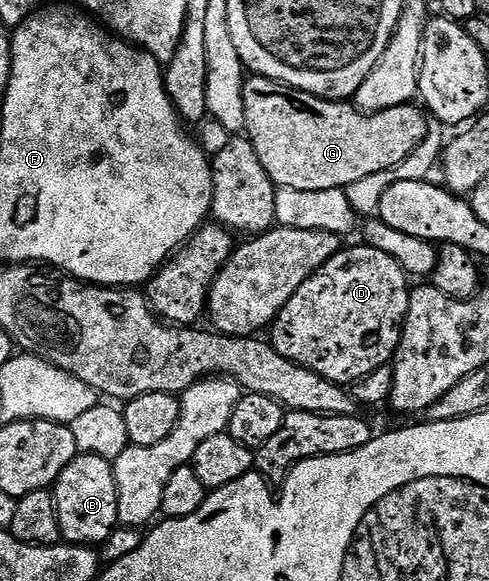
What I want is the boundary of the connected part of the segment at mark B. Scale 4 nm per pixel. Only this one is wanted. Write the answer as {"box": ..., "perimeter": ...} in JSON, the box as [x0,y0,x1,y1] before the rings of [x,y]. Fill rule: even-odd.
{"box":[54,453,120,548],"perimeter":[[[77,453],[75,460],[62,468],[54,493],[60,536],[65,543],[96,548],[120,526],[116,472],[113,463],[102,456]]]}

